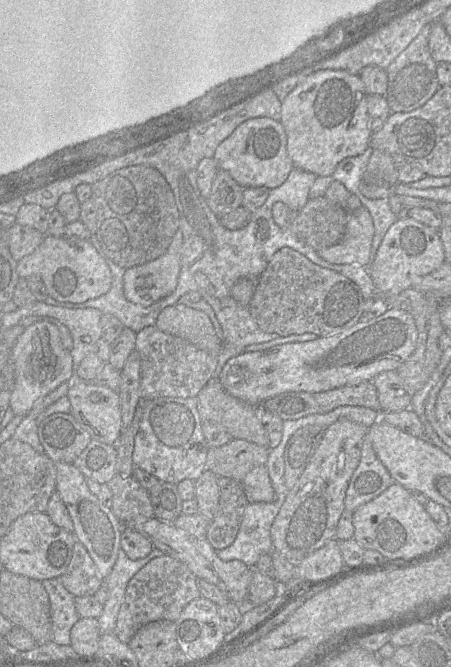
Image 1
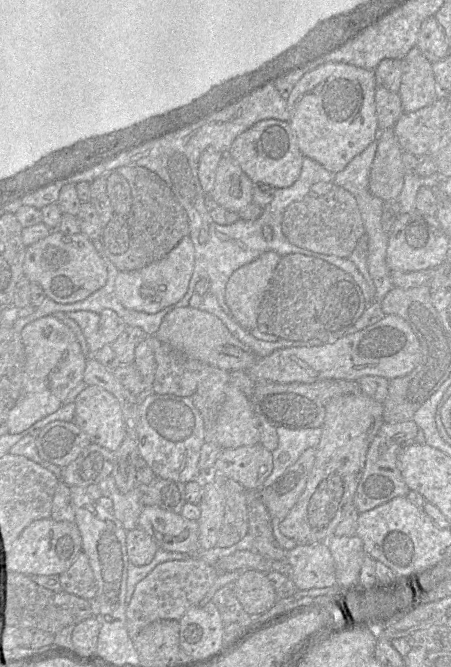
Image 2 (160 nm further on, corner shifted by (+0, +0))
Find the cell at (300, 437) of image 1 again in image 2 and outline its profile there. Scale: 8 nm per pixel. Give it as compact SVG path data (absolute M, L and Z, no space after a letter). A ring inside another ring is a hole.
M315 448L305 450L272 485L258 490L271 518L282 521L296 504L313 468L315 452Z

